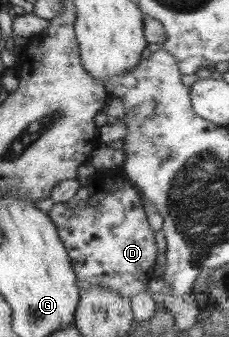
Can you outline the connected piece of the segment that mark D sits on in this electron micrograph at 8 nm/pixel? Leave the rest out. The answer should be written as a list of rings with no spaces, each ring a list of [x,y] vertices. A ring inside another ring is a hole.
[[[120,167],[95,172],[90,180],[94,193],[89,197],[72,195],[62,204],[54,204],[47,212],[58,238],[66,248],[76,281],[88,286],[102,286],[118,292],[124,299],[148,290],[157,255],[154,232],[148,225],[138,191],[130,185]]]

